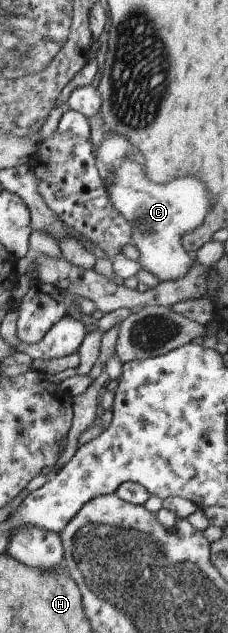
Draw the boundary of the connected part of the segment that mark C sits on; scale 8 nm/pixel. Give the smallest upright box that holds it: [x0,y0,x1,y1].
[95,126,210,281]

